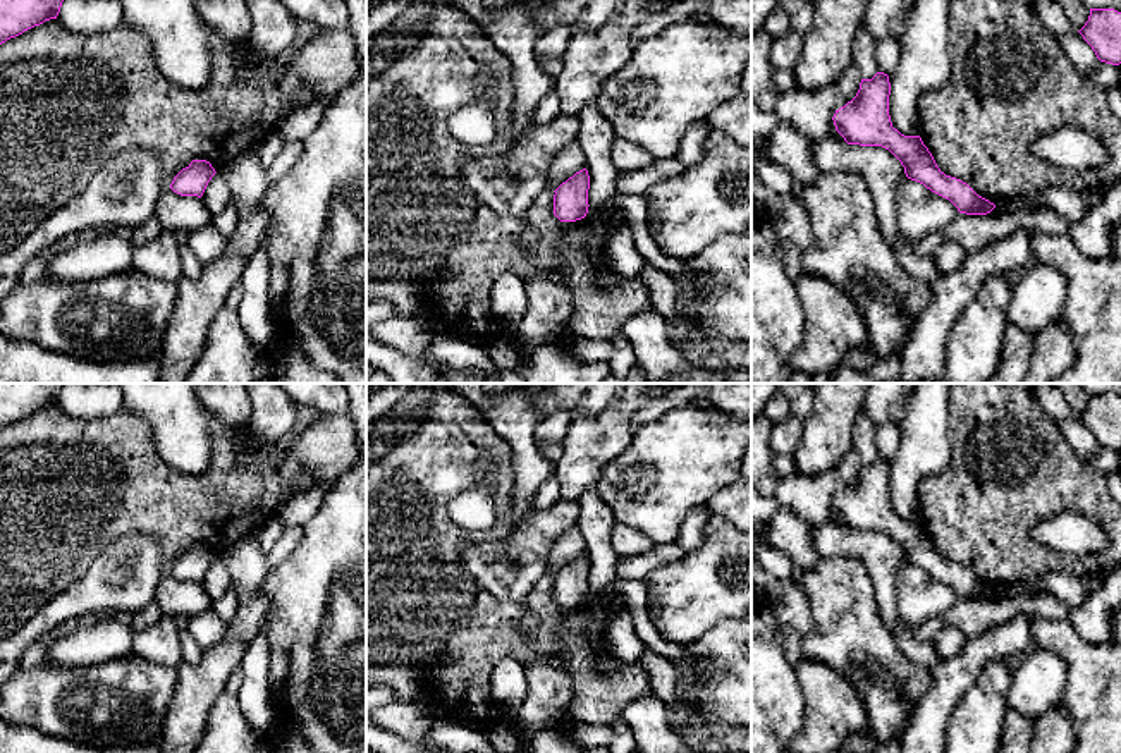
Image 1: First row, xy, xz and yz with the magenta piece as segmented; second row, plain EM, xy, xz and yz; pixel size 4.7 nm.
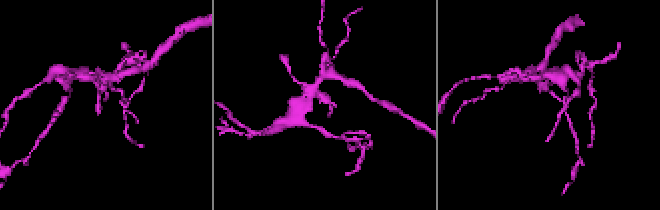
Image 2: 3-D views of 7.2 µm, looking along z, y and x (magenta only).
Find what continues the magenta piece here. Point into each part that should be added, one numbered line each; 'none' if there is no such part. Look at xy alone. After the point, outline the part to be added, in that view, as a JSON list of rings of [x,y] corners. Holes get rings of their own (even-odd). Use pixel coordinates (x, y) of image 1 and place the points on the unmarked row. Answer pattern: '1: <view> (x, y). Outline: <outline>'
1: xy (174, 597). Outline: [[[172,574],[162,576],[155,590],[155,602],[163,615],[193,617],[211,607],[211,597],[198,581],[181,581]]]

